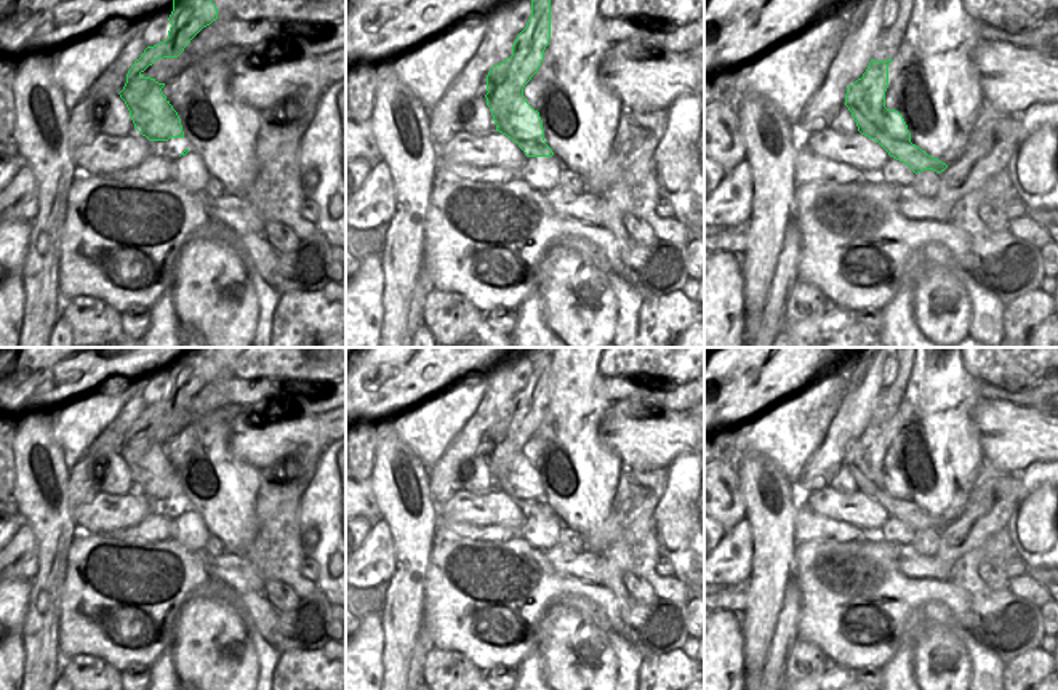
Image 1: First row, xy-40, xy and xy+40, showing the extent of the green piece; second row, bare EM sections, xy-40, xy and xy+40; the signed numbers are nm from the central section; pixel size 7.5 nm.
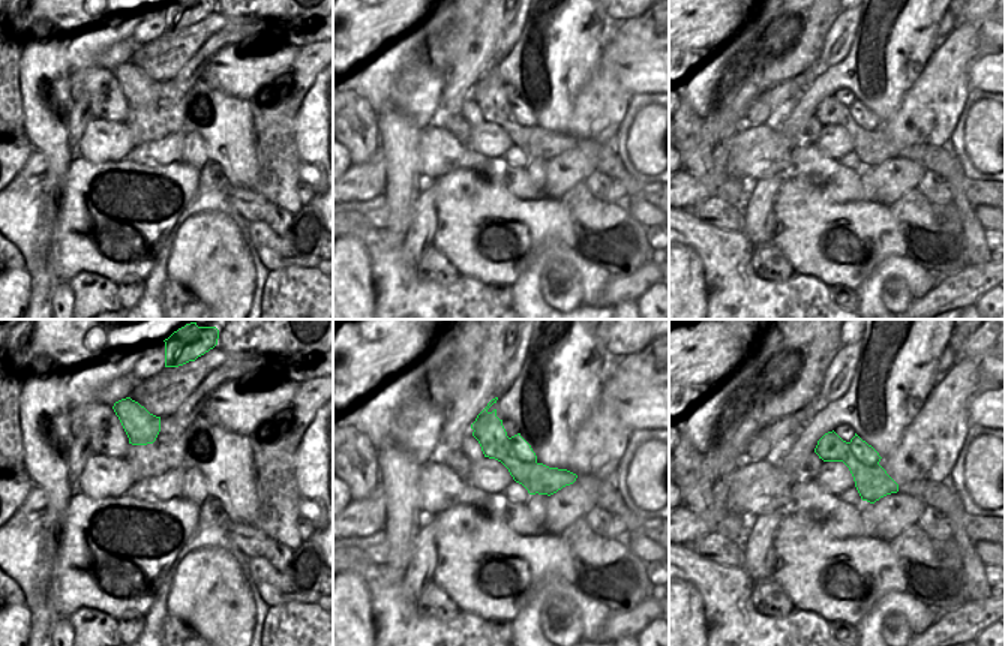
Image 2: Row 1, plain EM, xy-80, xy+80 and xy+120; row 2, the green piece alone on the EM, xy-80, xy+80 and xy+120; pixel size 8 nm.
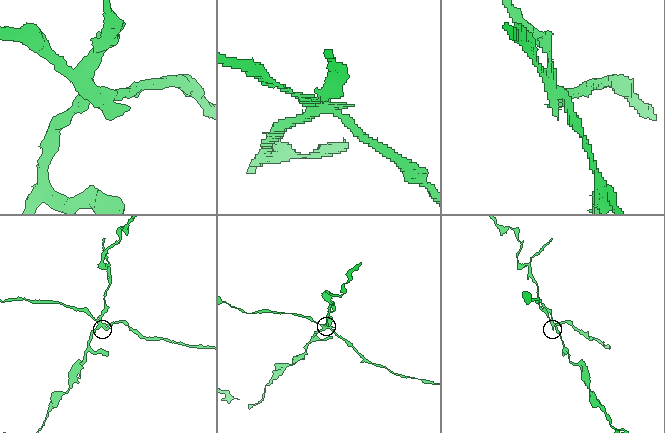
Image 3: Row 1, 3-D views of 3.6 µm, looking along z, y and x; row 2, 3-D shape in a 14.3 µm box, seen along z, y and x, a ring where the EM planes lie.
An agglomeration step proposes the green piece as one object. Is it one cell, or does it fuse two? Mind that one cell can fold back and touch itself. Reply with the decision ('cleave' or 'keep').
cleave

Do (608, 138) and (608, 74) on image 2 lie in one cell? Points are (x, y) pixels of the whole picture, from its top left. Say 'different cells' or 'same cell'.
different cells

